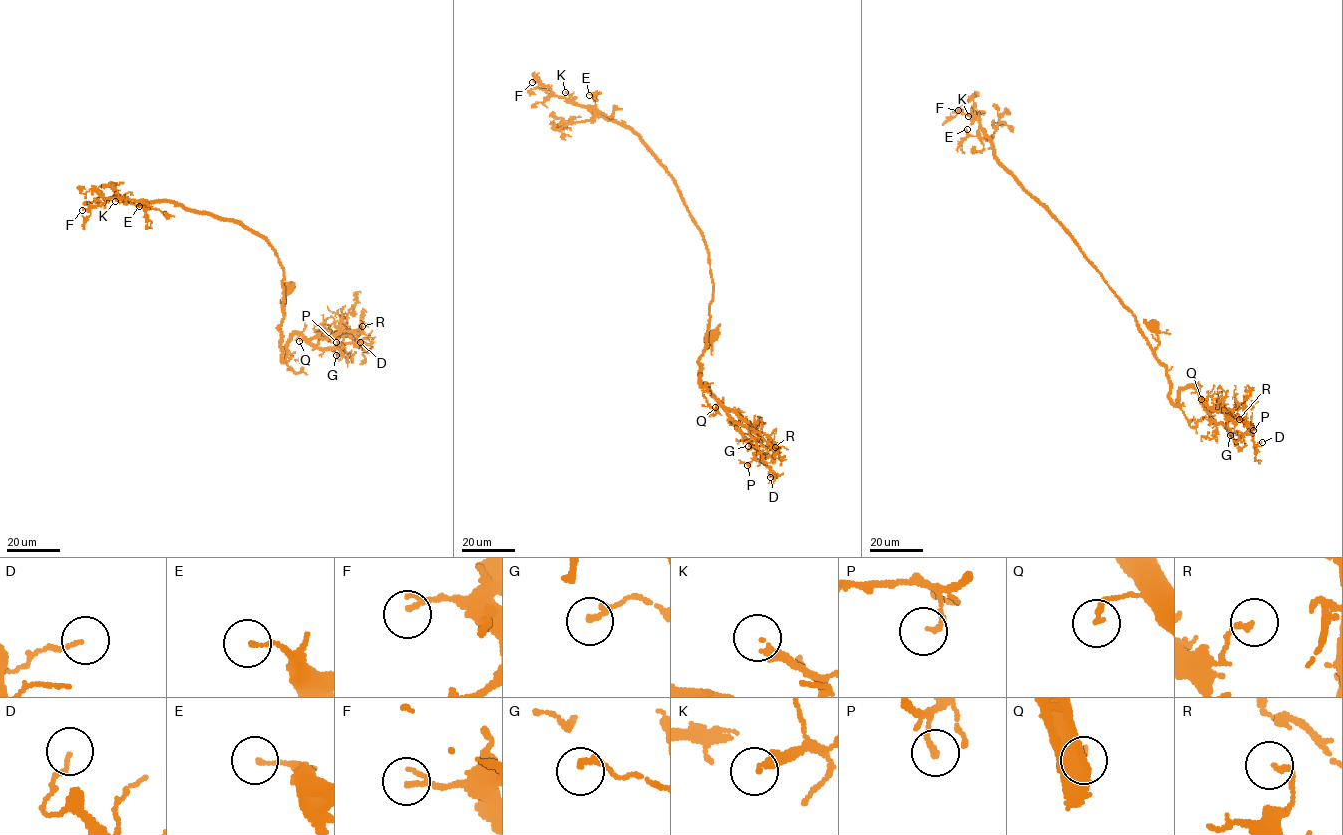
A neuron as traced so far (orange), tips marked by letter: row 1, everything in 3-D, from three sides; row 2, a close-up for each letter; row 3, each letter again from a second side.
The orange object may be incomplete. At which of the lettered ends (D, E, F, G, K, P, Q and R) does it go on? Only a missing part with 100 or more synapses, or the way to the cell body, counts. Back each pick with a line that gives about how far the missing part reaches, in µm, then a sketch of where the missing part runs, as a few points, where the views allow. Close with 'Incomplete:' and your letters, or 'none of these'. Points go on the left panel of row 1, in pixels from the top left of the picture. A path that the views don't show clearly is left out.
K: missing 15 µm; course (115, 201), (110, 203), (114, 228)
Incomplete: K

